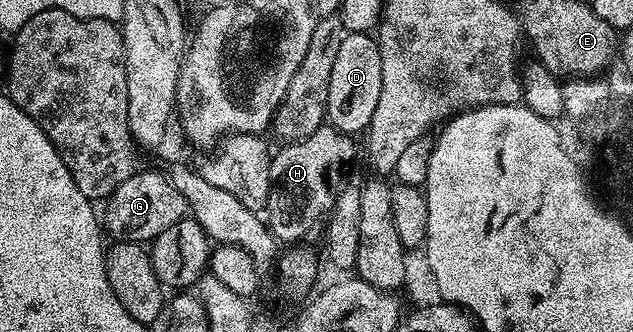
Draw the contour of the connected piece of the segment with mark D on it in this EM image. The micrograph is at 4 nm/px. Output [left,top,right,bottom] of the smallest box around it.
[327,32,382,133]

